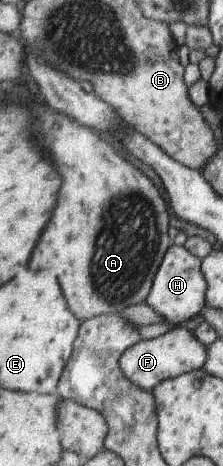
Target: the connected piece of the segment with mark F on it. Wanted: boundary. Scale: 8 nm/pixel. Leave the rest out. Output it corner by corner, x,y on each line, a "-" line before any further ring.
183,325
175,326
169,332
151,340
137,342
118,359
119,370
122,370
123,376
147,392
152,392
159,382
201,368
203,362
206,362
206,346
195,340
192,332

